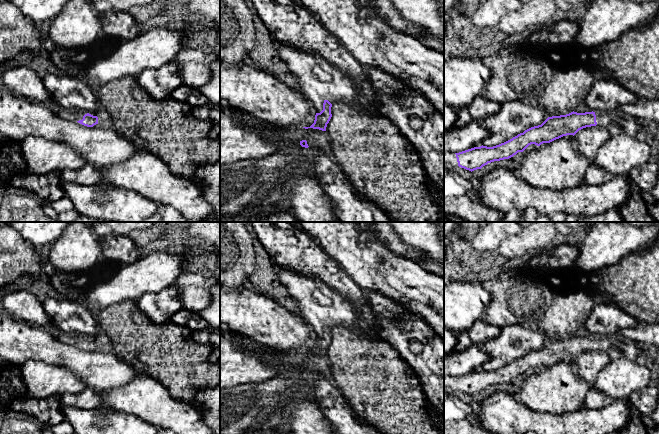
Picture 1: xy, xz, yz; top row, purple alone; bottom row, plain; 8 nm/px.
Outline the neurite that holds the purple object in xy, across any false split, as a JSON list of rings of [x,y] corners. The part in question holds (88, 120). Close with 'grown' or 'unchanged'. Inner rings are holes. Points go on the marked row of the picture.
[[[60,109],[59,111],[56,112],[56,114],[60,116],[61,118],[74,120],[87,127],[93,127],[94,125],[98,124],[97,116],[93,116],[81,110]]]; grown

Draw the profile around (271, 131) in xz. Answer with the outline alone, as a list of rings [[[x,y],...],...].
[[[264,124],[259,128],[259,131],[266,136],[274,138],[278,132],[278,129],[275,126]]]

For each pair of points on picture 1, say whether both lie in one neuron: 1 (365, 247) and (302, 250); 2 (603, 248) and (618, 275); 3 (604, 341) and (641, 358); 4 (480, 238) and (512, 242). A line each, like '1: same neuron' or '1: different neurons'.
1: different neurons
2: different neurons
3: same neuron
4: different neurons

